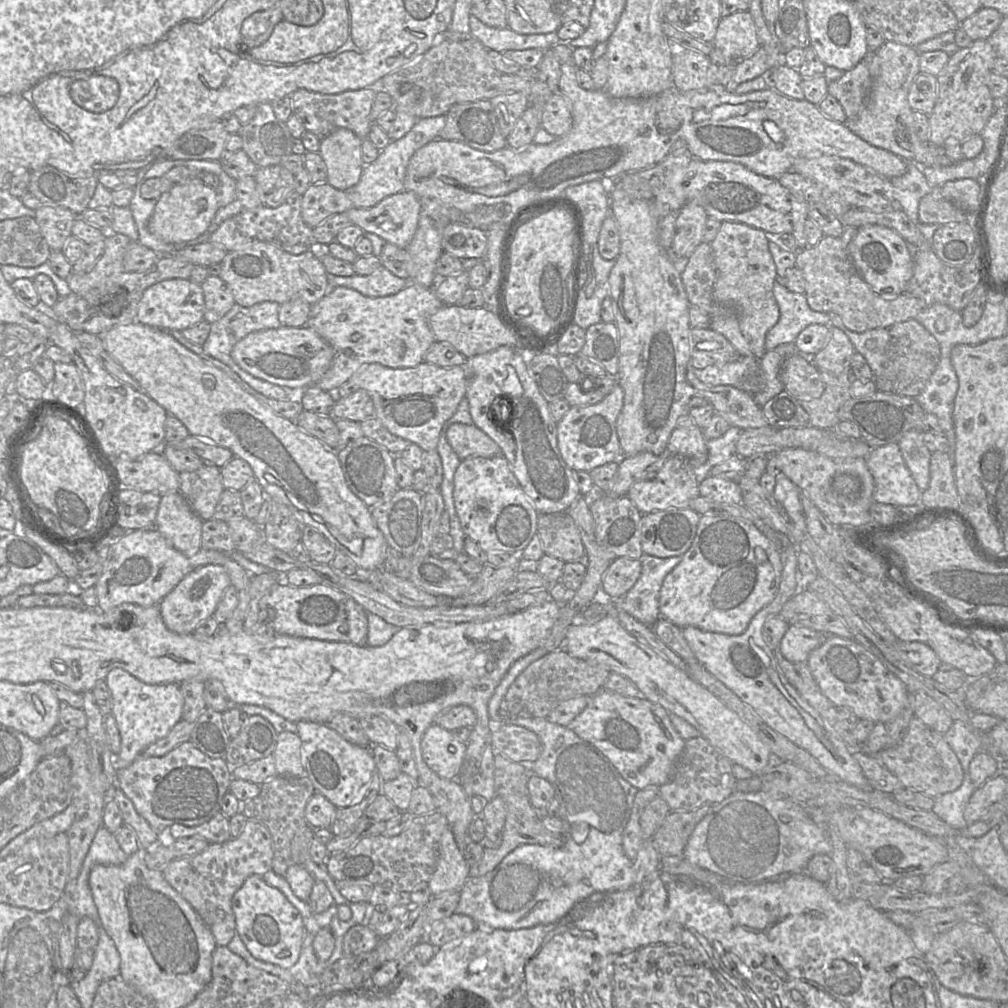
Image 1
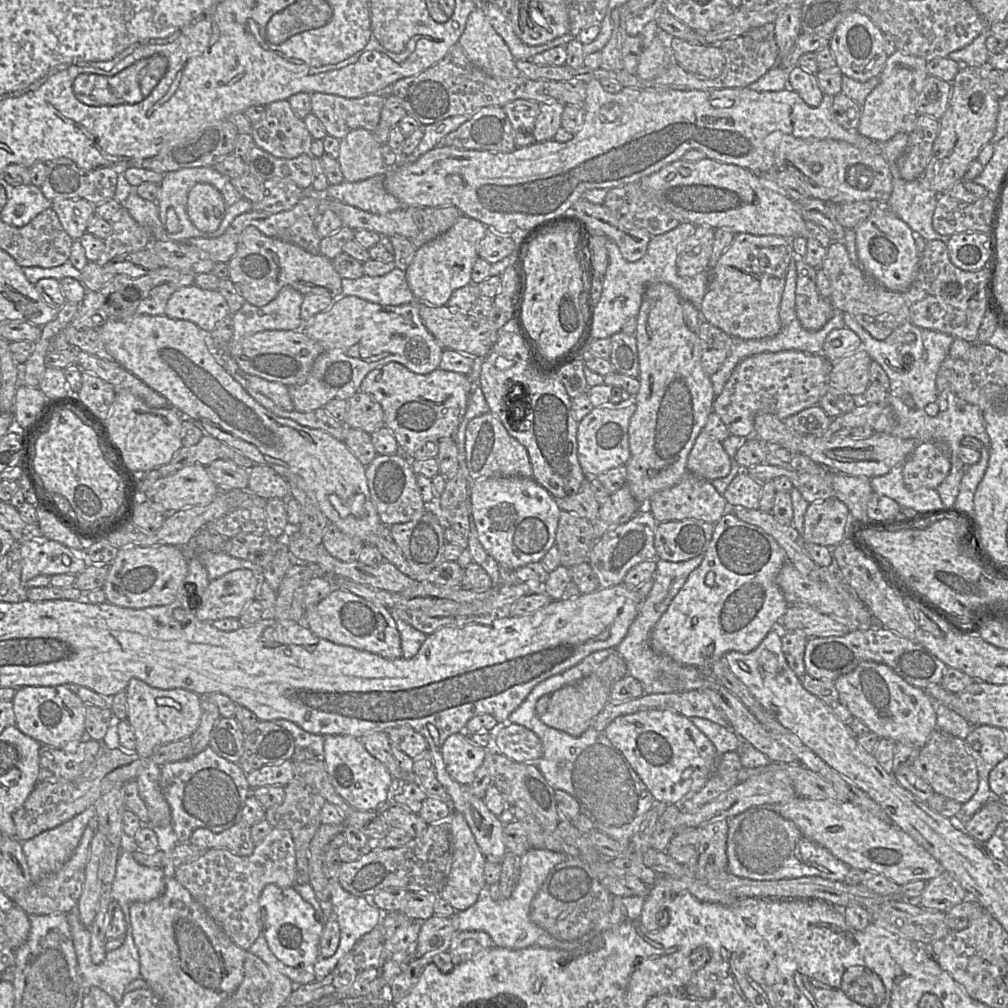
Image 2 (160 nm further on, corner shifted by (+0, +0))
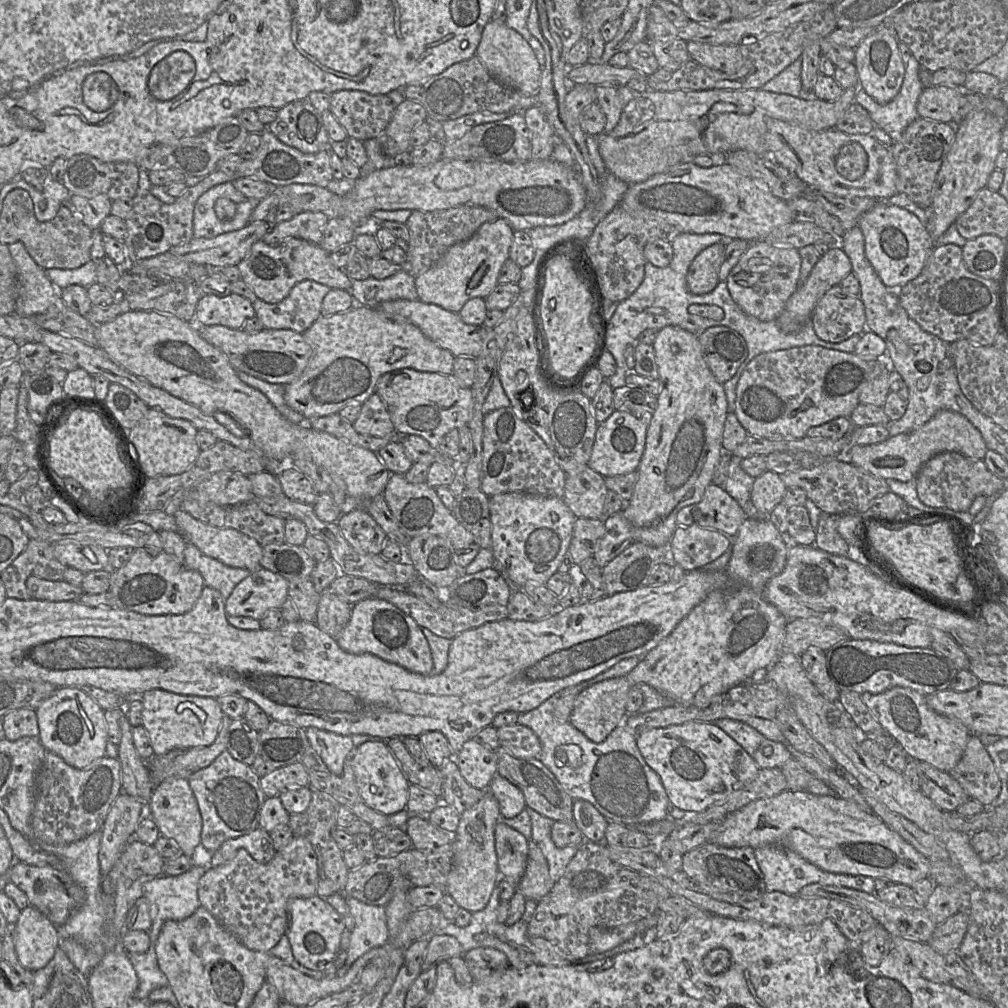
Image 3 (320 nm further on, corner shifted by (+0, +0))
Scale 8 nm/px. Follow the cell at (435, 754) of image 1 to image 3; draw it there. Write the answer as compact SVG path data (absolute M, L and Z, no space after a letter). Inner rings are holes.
M466 741L455 756L455 763L465 780L474 788L487 790L497 774L497 758L494 751L476 743Z

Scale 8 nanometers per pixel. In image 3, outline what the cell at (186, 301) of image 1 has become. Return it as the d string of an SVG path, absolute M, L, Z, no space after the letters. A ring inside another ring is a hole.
M234 293L224 297L203 295L197 303L194 324L241 329L245 321L253 317L253 304L243 296Z

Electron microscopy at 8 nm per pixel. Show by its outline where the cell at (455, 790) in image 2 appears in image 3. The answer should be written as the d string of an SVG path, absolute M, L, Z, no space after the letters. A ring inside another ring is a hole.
M503 822L495 827L495 850L499 876L516 887L523 877L528 858L528 840Z

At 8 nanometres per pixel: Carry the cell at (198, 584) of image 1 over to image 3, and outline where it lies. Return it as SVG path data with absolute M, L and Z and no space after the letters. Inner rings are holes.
M259 568L233 589L225 600L228 616L261 620L271 609L280 609L288 598L289 581L270 570Z

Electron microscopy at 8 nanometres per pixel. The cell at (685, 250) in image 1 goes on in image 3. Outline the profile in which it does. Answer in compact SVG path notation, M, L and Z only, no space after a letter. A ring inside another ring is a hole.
M724 243L713 244L701 251L692 261L686 277L688 288L692 293L707 294L718 285L724 249Z

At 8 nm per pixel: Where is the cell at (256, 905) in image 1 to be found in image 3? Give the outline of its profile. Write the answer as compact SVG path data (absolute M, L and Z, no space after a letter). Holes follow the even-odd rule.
M313 896L290 899L287 910L289 924L285 936L294 958L302 966L310 970L324 971L341 950L348 952L351 932L346 928L343 916L323 898Z

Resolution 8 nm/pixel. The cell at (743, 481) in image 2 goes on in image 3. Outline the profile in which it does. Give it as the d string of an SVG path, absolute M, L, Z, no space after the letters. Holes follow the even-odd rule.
M766 470L755 477L750 499L757 513L761 516L769 514L782 502L786 489L780 474L776 472Z

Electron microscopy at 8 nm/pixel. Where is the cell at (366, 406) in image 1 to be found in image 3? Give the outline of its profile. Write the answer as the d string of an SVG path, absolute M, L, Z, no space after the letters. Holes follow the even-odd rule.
M375 393L361 404L360 414L352 425L362 435L393 438L396 434L383 400Z

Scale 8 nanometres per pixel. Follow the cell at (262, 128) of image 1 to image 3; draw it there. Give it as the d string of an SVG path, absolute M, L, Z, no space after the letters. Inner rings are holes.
M307 98L277 110L276 119L266 129L284 144L305 154L328 149L331 143L323 125L322 113Z

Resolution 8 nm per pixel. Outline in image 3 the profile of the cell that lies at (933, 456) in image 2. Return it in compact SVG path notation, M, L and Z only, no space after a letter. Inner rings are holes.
M941 452L929 459L915 477L918 498L930 507L946 507L967 512L978 496L996 496L1007 480L993 474L982 459L967 457L957 452Z

